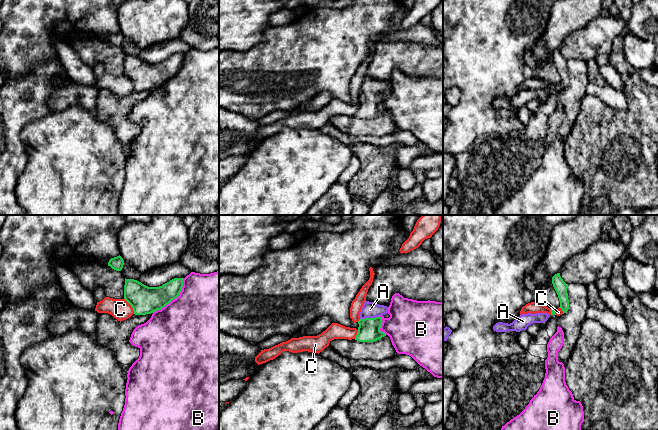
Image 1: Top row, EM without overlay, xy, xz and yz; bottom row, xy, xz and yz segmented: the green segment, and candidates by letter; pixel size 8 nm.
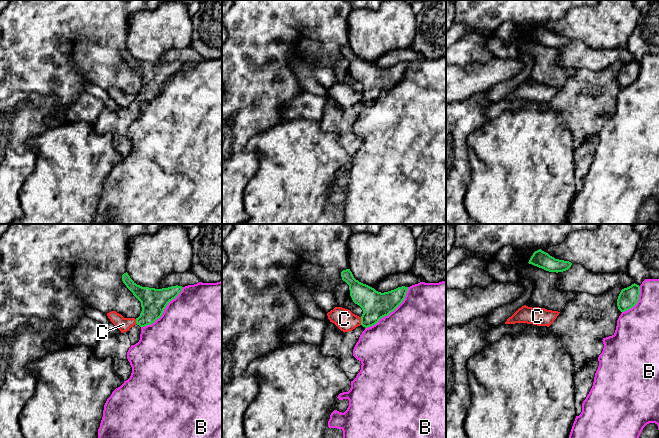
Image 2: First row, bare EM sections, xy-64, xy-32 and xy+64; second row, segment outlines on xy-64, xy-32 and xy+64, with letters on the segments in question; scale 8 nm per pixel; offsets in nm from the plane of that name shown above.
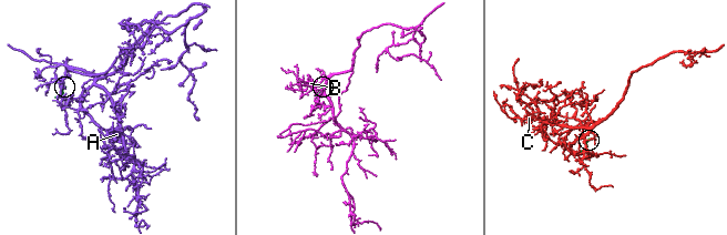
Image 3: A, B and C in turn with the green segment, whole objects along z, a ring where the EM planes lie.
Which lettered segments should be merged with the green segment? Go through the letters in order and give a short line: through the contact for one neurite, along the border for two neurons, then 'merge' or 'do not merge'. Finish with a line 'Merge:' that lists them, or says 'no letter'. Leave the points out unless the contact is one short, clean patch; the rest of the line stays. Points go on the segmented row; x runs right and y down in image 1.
A: line xz (369, 328), (369, 318), (370, 309); merge
B: do not merge
C: line xy (124, 298), (134, 313); do not merge
Merge: A

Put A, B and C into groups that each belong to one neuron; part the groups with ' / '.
A / B / C

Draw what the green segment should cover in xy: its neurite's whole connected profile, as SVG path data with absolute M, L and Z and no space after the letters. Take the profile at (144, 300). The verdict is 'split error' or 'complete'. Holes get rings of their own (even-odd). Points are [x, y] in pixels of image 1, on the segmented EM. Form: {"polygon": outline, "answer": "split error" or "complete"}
{"polygon": "M125 278L124 299L132 306L135 315L151 314L176 299L182 291L182 287L183 278L174 278L159 287L148 287L137 280Z", "answer": "complete"}

